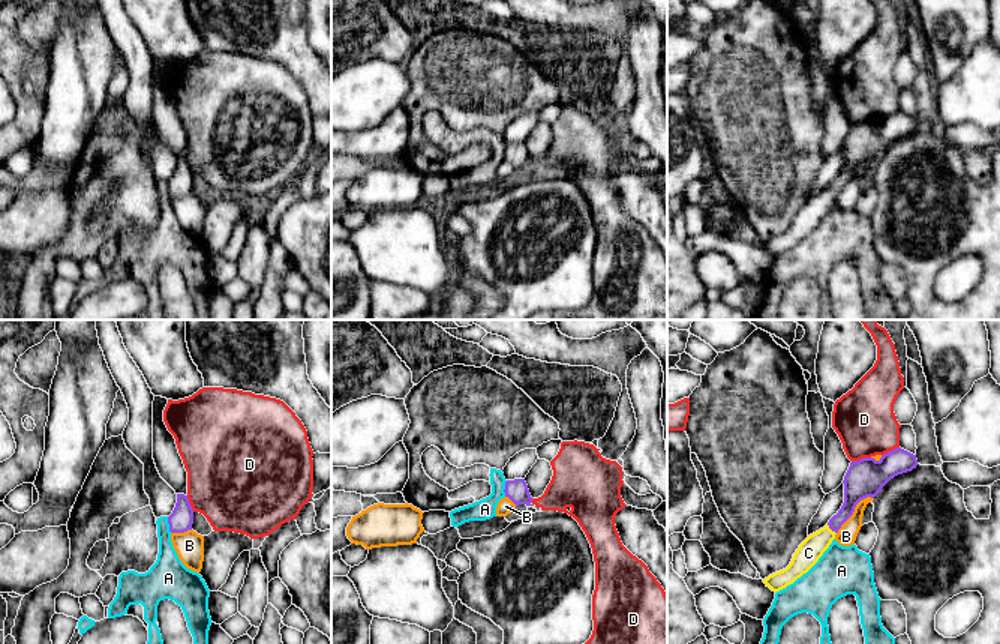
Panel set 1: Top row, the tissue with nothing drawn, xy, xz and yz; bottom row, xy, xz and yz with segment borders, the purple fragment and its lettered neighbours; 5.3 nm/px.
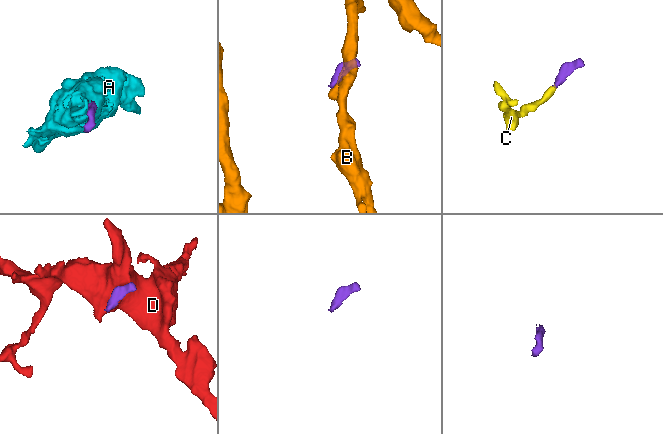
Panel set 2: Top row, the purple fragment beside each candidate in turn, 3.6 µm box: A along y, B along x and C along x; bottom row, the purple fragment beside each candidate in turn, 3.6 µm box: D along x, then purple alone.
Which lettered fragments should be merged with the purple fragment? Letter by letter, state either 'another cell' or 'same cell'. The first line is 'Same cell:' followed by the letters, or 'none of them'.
Same cell: C
A: another cell
B: another cell
C: same cell
D: another cell

